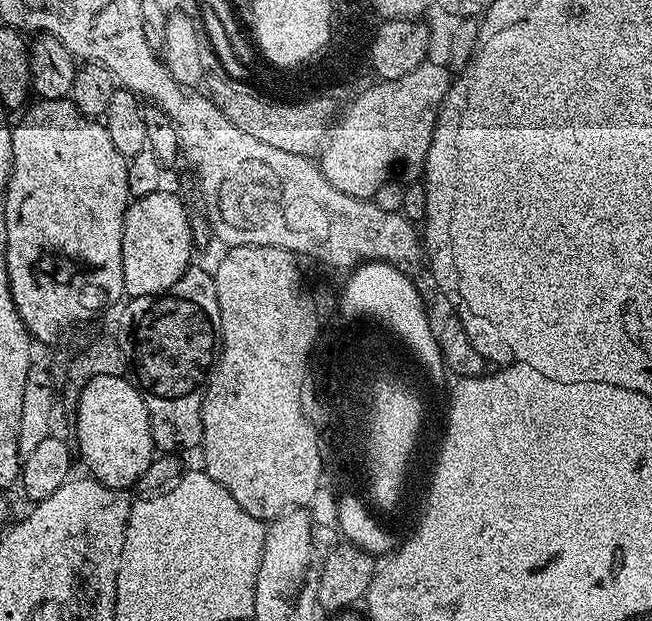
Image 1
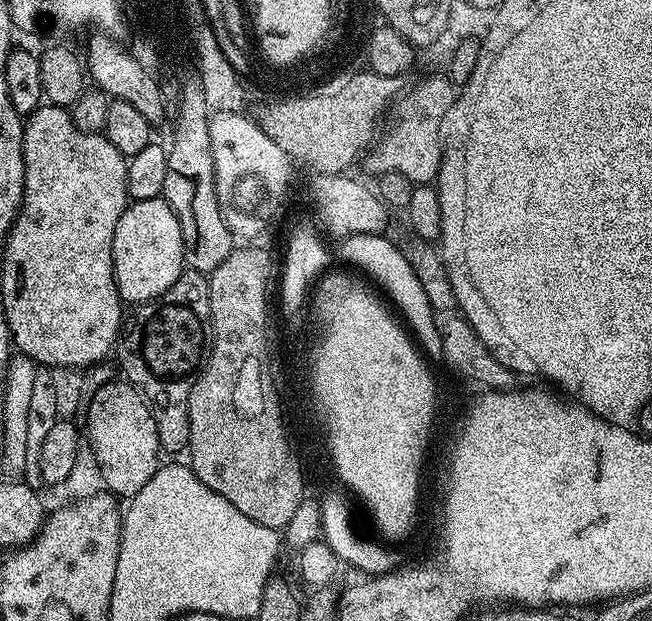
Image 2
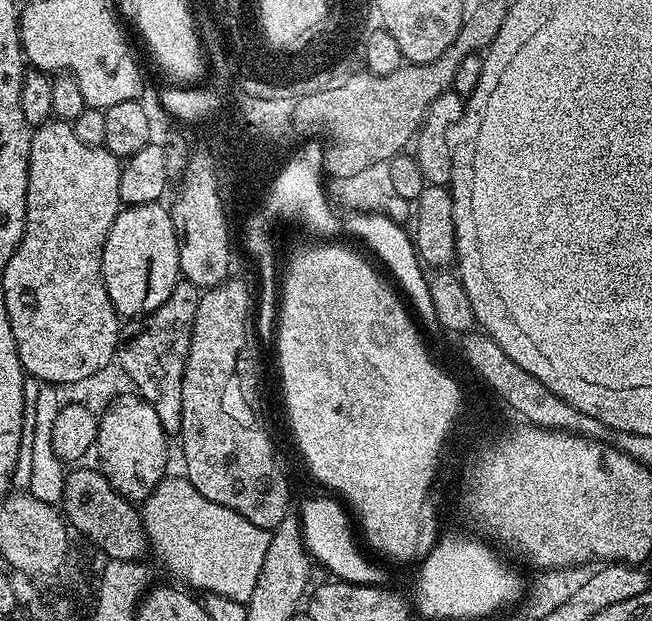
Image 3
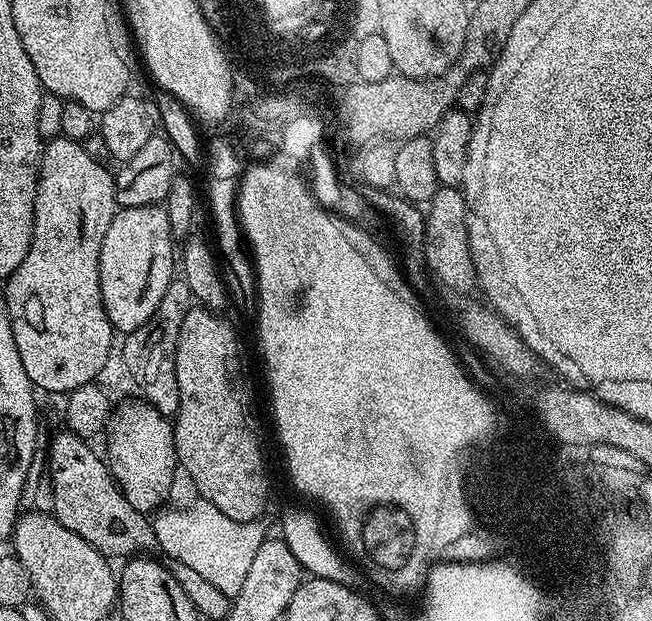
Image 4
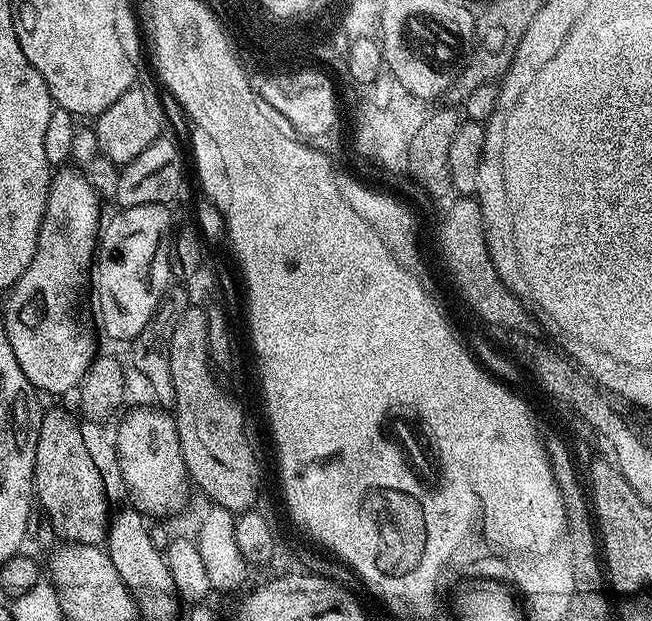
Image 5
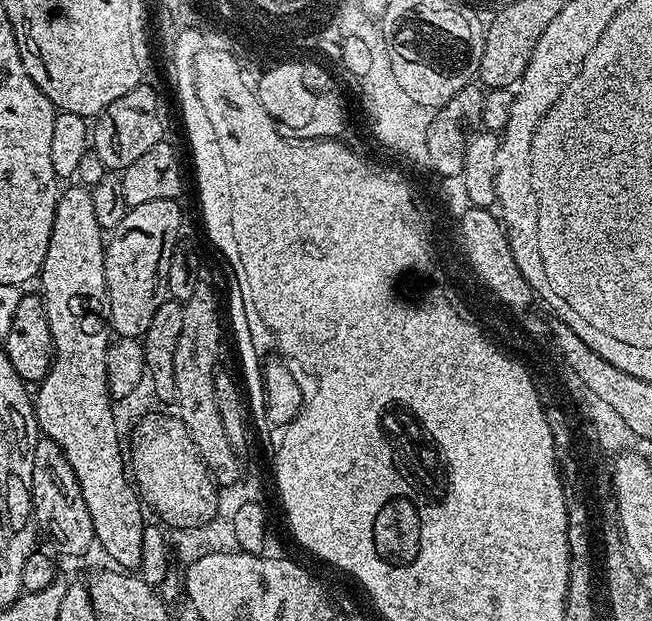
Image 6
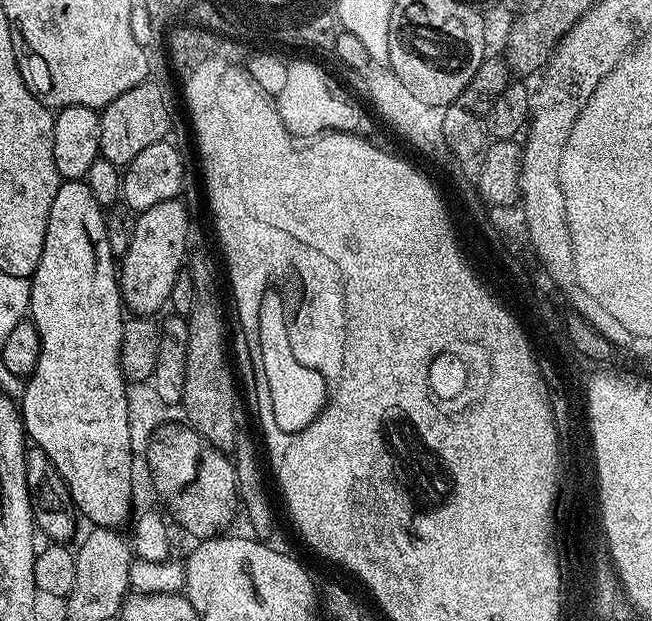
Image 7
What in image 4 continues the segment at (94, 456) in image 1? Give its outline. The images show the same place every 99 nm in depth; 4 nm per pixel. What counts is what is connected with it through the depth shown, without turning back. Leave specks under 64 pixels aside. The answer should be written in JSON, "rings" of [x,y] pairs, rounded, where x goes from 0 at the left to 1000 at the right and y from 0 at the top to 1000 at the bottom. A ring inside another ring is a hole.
{"rings":[[[215,641],[196,644],[179,657],[176,652],[166,673],[163,684],[166,755],[193,807],[222,828],[238,826],[247,816],[244,812],[256,802],[270,760],[273,767],[264,684],[265,678],[259,671],[248,668],[235,651]]]}

